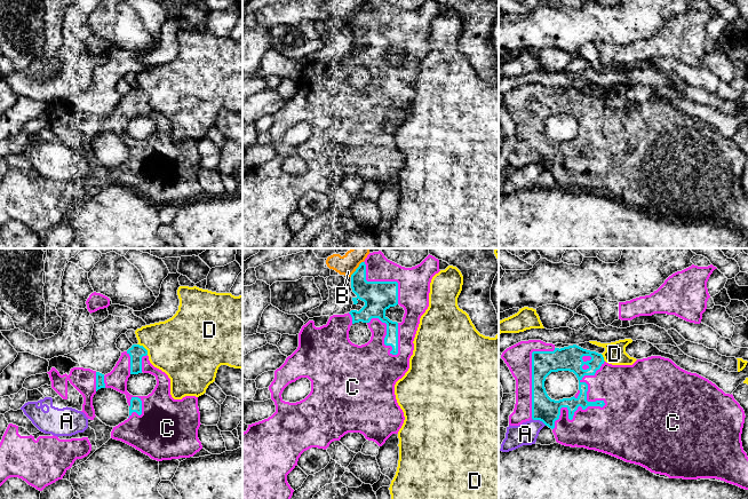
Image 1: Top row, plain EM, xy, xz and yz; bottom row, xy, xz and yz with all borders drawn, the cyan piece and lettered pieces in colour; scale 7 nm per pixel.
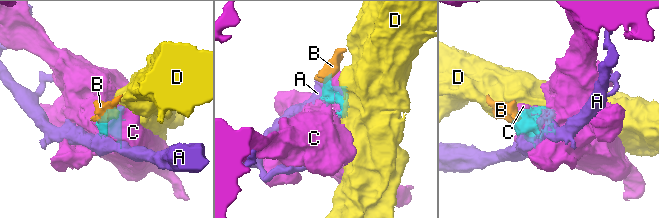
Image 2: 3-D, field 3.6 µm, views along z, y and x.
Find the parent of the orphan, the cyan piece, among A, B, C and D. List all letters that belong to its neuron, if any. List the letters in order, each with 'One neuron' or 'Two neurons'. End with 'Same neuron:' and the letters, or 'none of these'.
A: Two neurons
B: Two neurons
C: One neuron
D: Two neurons
Same neuron: C

